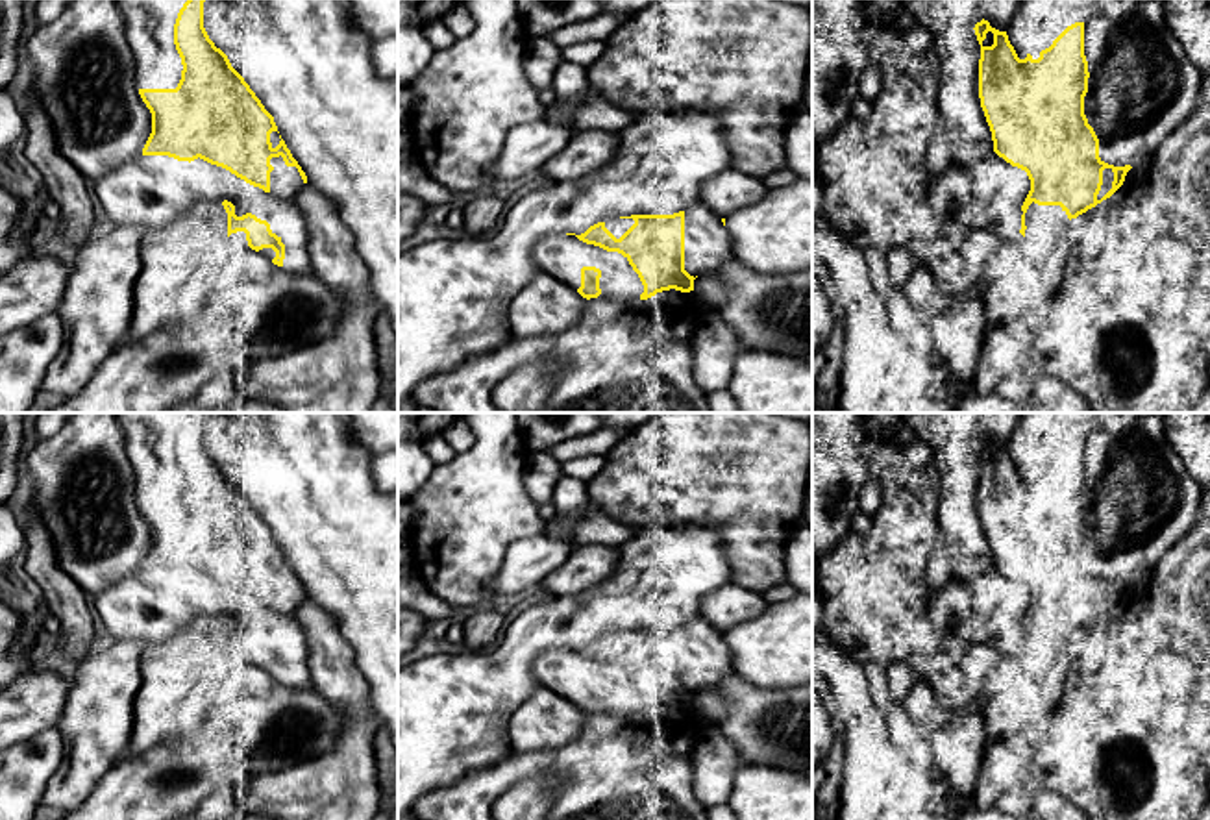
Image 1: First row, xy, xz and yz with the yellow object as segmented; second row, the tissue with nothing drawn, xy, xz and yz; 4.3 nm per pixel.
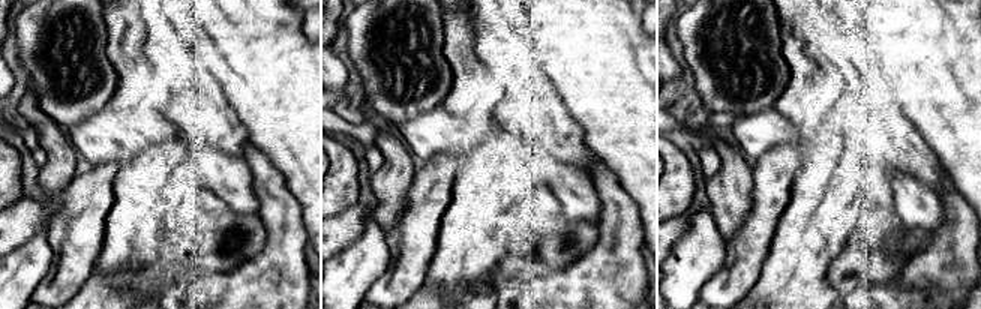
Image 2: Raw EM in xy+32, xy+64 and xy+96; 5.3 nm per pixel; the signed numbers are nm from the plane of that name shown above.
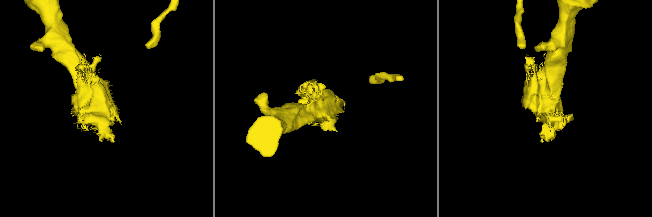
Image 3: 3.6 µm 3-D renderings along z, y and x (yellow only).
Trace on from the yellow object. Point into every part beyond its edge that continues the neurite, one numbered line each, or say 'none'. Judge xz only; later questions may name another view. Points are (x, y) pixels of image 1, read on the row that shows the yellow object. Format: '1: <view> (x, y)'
1: xz (617, 226)

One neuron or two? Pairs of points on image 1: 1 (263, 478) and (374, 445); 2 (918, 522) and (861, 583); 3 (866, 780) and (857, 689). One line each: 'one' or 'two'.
1: two
2: one
3: one

